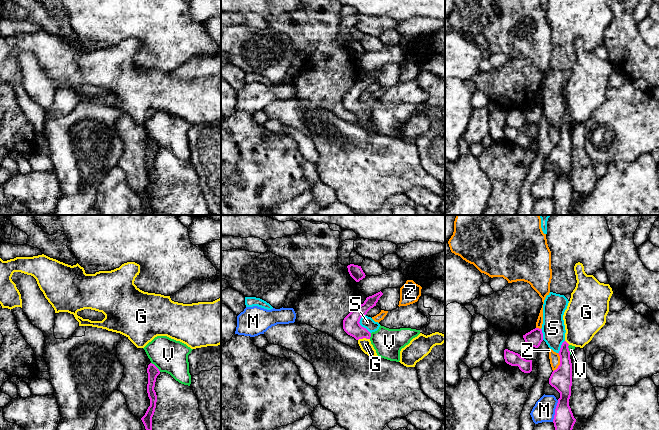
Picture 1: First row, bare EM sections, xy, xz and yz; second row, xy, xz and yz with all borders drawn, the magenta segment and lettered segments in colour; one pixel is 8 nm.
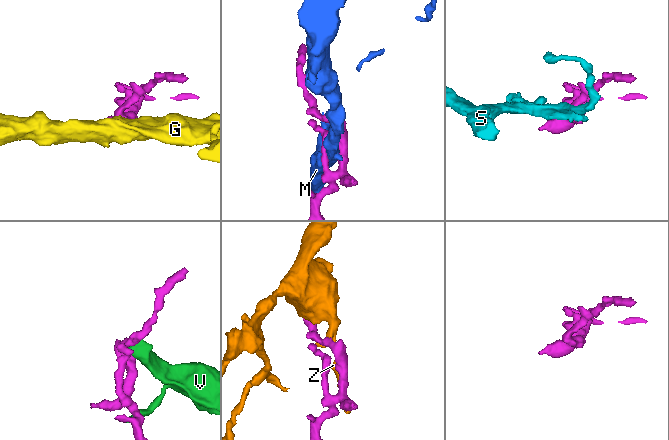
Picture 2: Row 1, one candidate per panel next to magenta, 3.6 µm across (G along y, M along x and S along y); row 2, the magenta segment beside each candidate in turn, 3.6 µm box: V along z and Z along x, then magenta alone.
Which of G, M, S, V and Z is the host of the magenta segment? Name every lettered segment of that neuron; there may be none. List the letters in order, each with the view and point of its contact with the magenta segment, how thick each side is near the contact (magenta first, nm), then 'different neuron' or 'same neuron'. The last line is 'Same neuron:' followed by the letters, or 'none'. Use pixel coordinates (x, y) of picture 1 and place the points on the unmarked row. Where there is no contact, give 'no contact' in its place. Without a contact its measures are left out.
G: contact xz (363, 113); calibres 140 and 100 nm; same neuron
M: contact yz (555, 187); calibres 160 and 180 nm; different neuron
S: contact xz (359, 100); calibres 140 and 100 nm; different neuron
V: contact xy (156, 143); calibres 90 and 280 nm; different neuron
Z: contact yz (560, 138); calibres 180 and 90 nm; different neuron
Same neuron: G

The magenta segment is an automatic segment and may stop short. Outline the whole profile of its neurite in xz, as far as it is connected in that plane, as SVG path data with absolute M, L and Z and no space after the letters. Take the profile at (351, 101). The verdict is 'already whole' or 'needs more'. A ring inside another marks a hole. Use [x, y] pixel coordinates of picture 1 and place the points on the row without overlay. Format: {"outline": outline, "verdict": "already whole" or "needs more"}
{"outline": "M380 67L367 73L363 80L357 81L343 96L344 107L354 113L358 117L361 126L371 133L378 132L370 117L371 109L362 103L359 98L371 84L376 82L382 71L383 69Z", "verdict": "needs more"}

